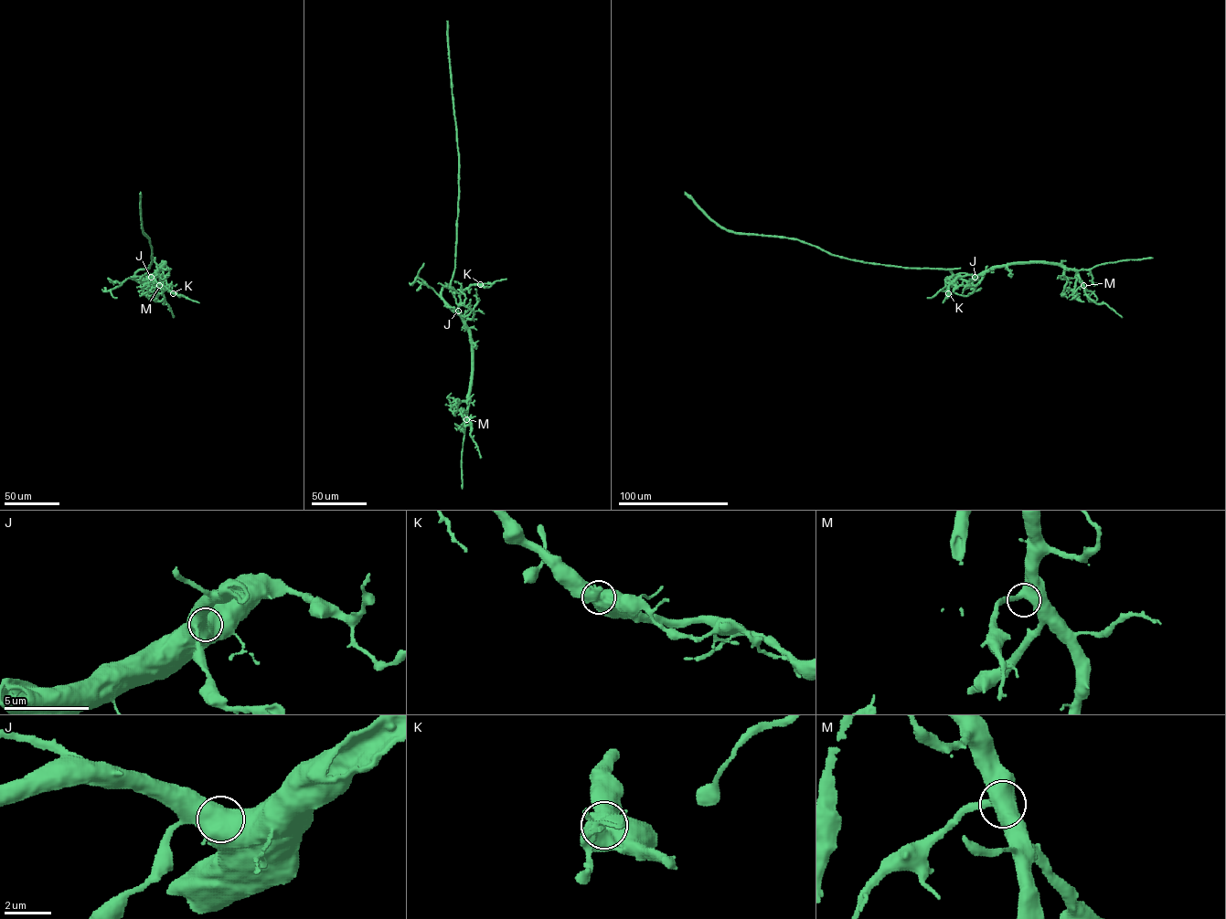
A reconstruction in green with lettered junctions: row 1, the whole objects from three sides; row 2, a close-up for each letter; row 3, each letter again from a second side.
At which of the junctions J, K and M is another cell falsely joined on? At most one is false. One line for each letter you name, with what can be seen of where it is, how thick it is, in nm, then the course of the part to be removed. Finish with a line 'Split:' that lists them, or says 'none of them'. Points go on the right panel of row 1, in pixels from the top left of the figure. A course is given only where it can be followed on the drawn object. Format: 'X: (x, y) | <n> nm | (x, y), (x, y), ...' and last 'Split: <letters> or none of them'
K: (948, 293) | 750 nm
Split: K

